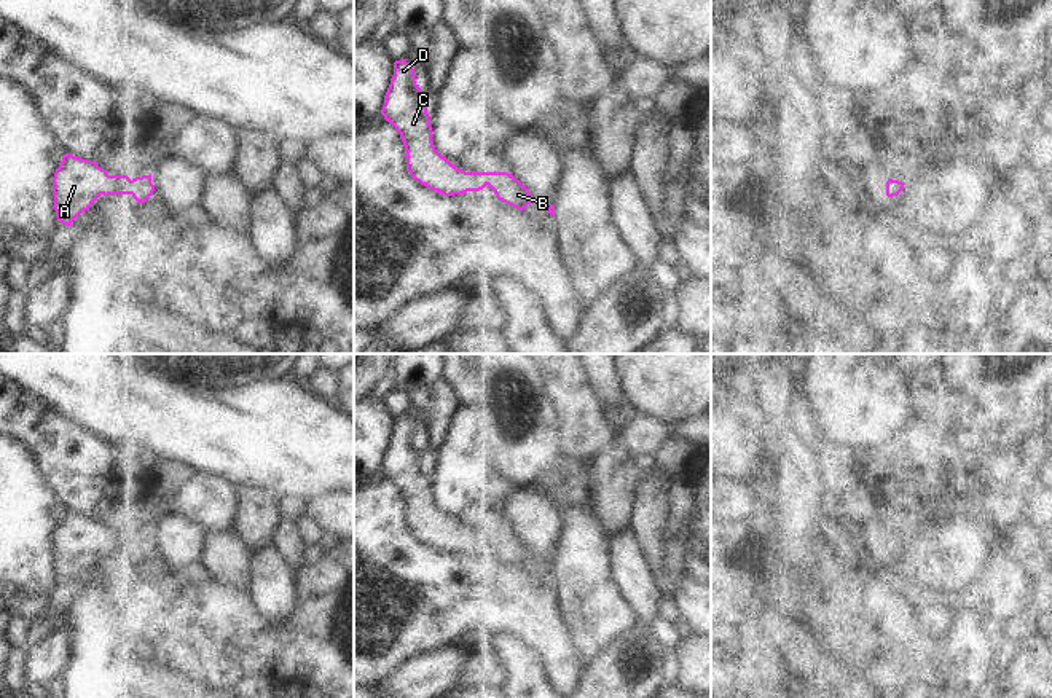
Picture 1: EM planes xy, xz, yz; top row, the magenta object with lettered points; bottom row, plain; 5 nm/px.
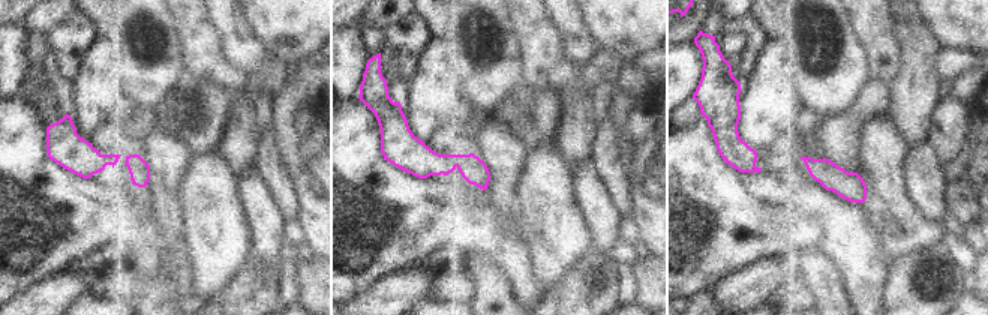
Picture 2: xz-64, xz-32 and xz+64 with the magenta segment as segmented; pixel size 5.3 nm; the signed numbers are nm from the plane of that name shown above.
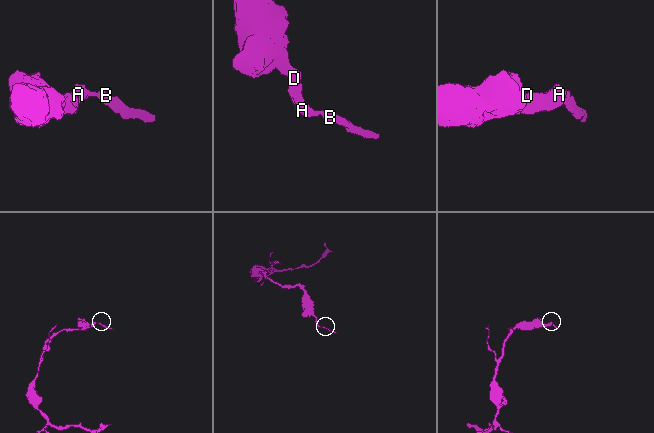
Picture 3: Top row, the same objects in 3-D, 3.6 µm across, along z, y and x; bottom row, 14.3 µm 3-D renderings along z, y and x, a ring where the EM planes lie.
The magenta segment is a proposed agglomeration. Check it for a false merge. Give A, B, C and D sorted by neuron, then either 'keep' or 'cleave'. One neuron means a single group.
A B C D; keep

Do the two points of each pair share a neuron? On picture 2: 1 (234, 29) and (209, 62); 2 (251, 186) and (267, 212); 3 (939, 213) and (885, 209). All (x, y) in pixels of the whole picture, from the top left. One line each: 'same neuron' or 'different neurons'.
1: different neurons
2: same neuron
3: different neurons

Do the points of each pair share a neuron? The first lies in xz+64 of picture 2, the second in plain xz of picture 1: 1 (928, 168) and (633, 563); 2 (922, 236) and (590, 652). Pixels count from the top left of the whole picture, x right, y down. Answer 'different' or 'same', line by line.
1: same
2: same

